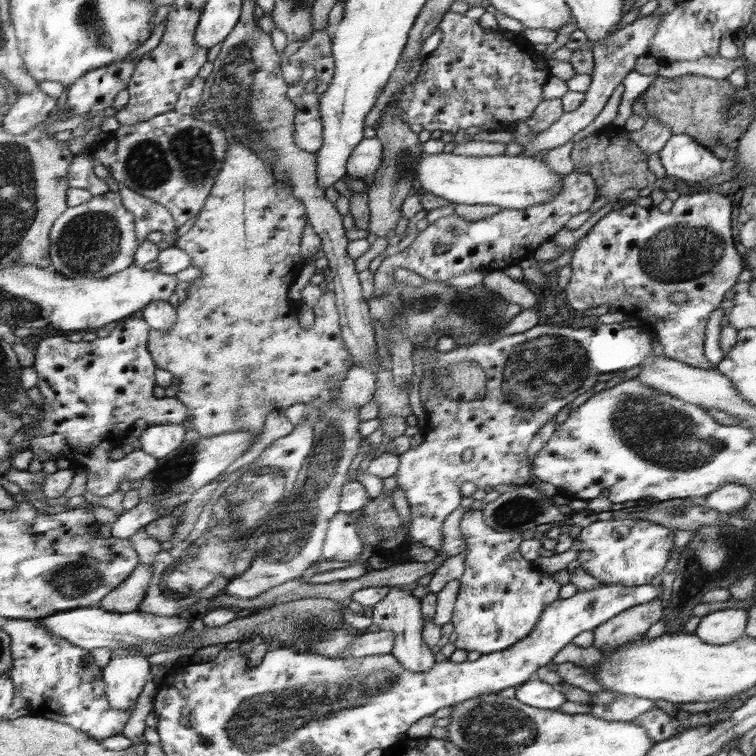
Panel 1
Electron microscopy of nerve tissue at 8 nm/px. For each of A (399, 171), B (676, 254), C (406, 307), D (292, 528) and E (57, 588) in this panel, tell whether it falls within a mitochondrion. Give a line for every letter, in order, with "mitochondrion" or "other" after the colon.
A: mitochondrion
B: mitochondrion
C: mitochondrion
D: mitochondrion
E: mitochondrion

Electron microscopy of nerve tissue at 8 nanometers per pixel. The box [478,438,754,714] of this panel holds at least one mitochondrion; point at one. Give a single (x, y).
(520, 510)

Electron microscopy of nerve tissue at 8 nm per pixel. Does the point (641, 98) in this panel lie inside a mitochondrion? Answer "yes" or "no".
no

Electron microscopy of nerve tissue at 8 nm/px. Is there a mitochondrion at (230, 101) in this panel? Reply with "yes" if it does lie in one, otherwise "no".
yes

